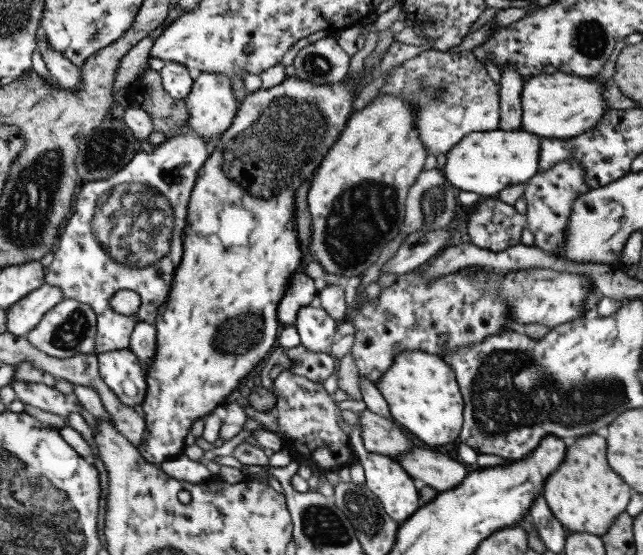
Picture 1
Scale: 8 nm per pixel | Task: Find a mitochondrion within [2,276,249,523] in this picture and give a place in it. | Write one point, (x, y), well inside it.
(70, 332)

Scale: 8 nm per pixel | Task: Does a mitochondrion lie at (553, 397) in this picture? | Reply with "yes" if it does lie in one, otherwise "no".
yes

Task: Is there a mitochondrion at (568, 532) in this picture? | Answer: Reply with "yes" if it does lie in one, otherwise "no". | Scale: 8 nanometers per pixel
no

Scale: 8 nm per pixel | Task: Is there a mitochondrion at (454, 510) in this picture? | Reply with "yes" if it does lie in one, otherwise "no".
no

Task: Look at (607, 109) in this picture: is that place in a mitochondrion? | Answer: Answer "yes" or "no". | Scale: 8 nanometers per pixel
no

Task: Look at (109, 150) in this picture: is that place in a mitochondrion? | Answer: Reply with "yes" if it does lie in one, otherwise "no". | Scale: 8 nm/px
yes

